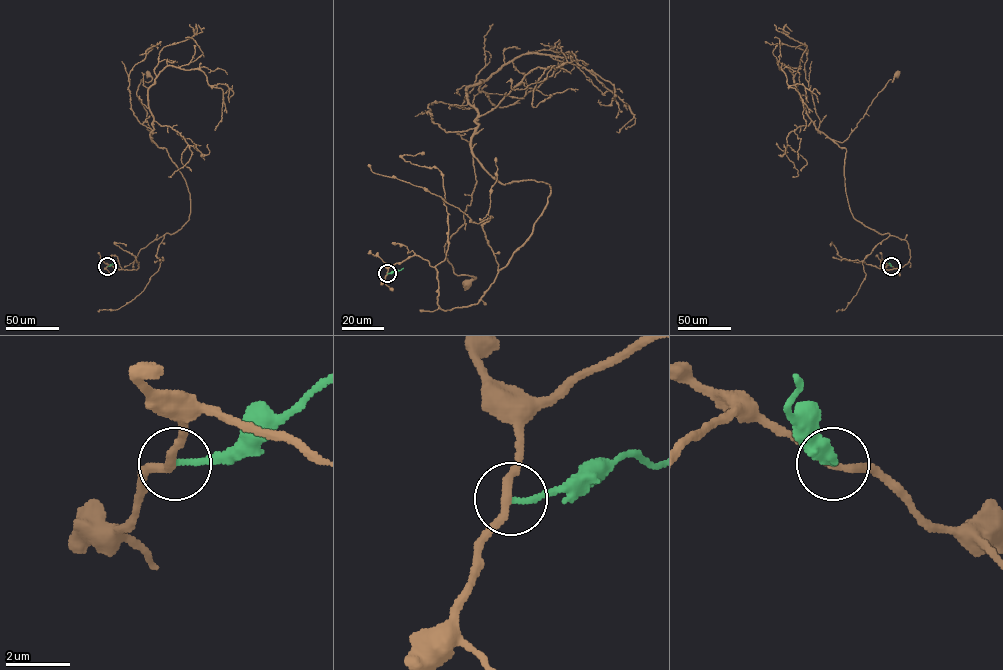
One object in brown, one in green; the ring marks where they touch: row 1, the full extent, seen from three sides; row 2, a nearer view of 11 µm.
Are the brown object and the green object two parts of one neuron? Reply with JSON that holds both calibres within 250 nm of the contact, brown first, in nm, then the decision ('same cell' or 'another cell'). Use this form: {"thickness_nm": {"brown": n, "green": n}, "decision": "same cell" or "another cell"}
{"thickness_nm": {"brown": 240, "green": 160}, "decision": "another cell"}

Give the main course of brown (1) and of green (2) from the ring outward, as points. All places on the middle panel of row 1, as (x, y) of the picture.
1: (387, 273), (420, 256), (441, 308), (476, 304), (549, 184), (502, 184), (473, 157), (444, 246), (466, 285)
2: (387, 273), (403, 267)

